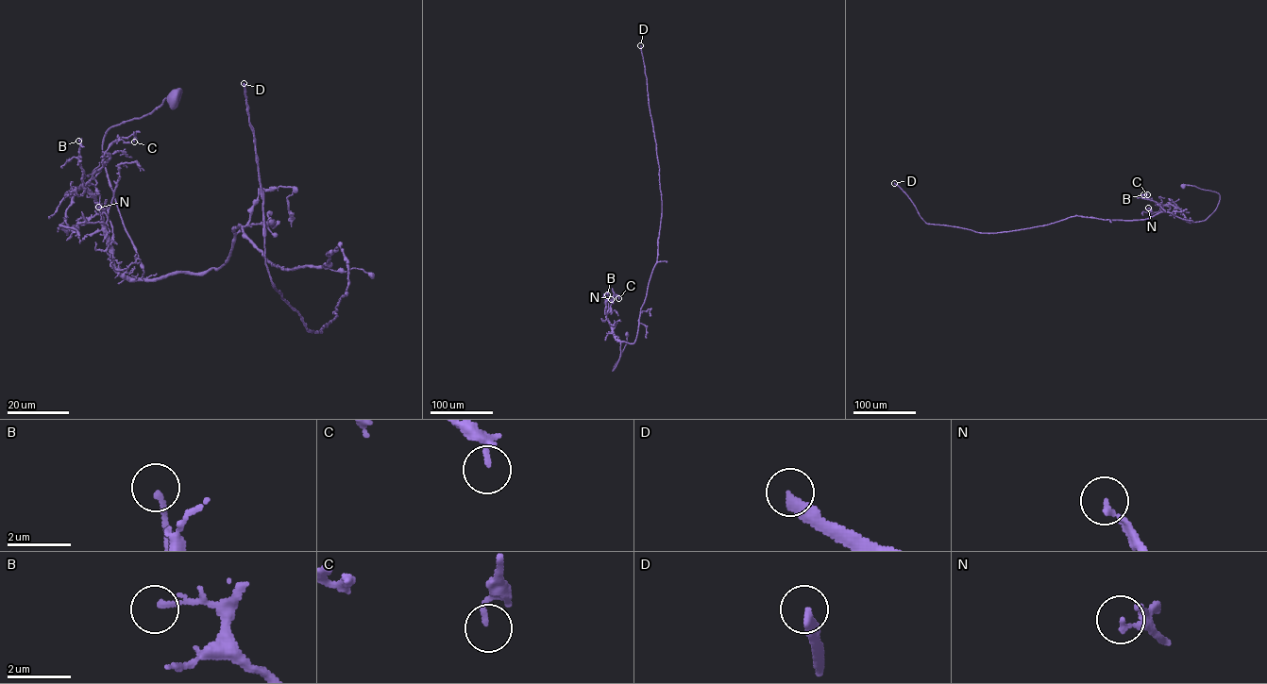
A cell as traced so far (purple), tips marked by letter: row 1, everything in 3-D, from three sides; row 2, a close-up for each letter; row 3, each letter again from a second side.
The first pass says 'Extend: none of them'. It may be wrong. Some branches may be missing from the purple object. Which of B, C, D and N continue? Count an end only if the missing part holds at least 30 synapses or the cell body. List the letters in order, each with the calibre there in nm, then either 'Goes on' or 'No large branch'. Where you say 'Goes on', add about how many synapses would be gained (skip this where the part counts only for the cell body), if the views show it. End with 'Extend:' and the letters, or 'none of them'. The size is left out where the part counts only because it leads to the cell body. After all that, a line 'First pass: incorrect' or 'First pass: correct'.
B: Thickness 170 nm. No large branch
C: Thickness 140 nm. No large branch
D: Thickness 280 nm. Goes on. Roughly 60 synapses
N: Thickness 170 nm. No large branch
Extend: D
First pass: incorrect

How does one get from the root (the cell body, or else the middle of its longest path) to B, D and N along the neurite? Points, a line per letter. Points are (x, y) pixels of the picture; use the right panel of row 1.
B: (1183, 186), (1219, 194), (1216, 209), (1204, 220), (1190, 223), (1178, 208), (1158, 205), (1143, 194)
D: (1183, 186), (1219, 194), (1204, 220), (1166, 211), (1134, 220), (1075, 215), (988, 233), (926, 224), (894, 183)
N: (1183, 186), (1219, 194), (1216, 209), (1204, 220), (1190, 223), (1170, 204), (1157, 212), (1150, 212), (1148, 208)

